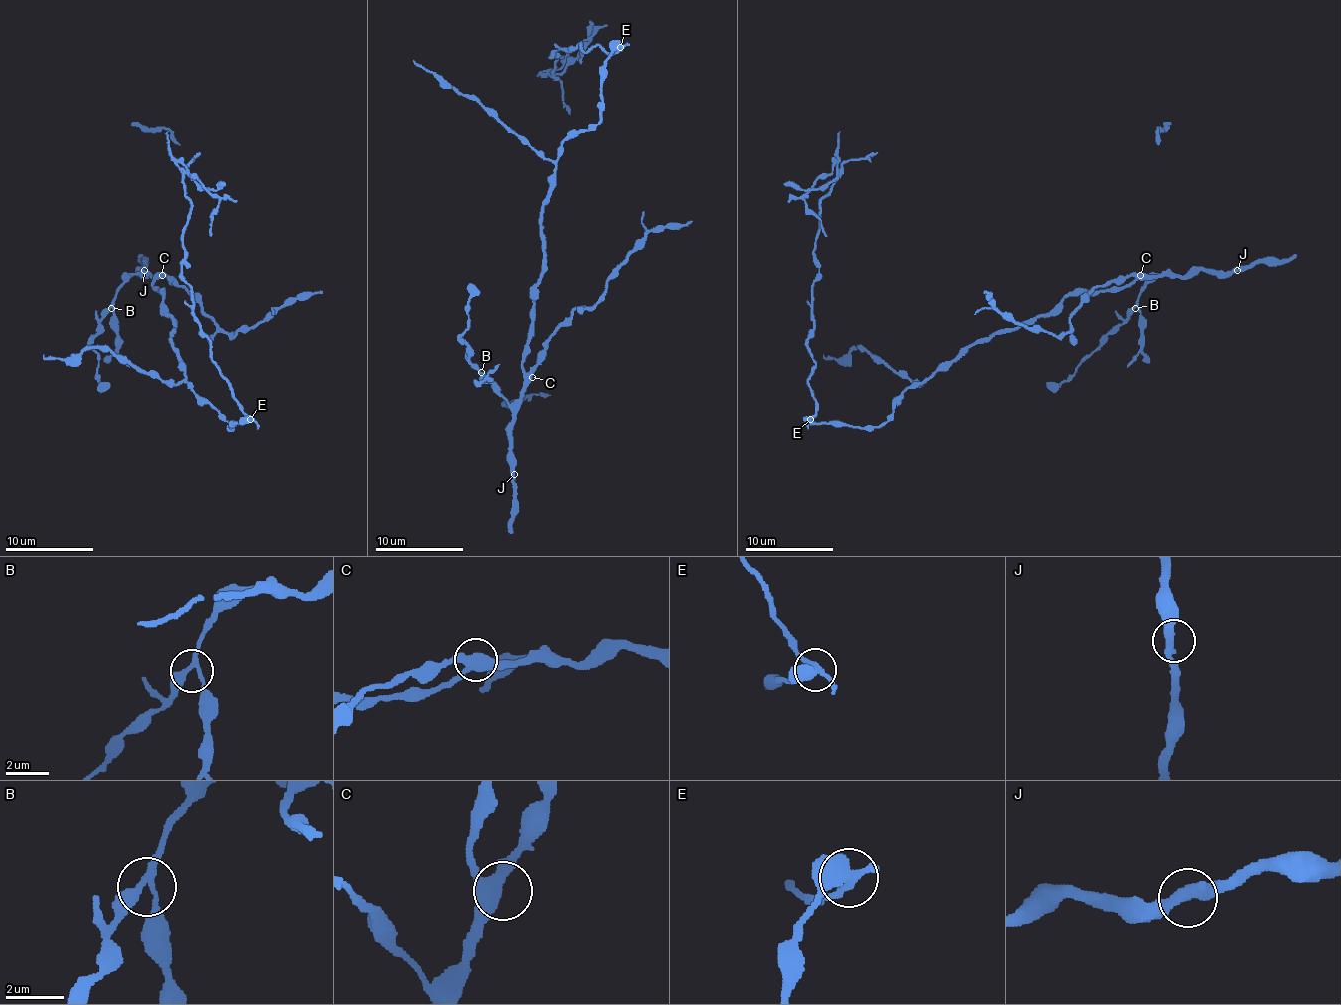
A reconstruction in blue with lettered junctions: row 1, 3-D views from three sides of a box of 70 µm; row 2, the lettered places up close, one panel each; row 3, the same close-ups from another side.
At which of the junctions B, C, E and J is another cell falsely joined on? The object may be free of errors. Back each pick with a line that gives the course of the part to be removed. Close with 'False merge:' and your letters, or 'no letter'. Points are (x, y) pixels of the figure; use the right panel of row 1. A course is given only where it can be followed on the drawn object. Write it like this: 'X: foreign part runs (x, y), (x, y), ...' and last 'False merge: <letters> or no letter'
E: foreign part runs (809, 418), (814, 244), (836, 174), (805, 200), (827, 235)
False merge: E

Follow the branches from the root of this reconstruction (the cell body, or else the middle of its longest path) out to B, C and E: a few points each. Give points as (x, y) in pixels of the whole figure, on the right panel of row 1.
B: (913, 383), (946, 370), (972, 345), (1045, 317), (1069, 295), (1166, 275), (1144, 288), (1135, 308)
C: (913, 383), (946, 370), (972, 345), (1045, 317), (1069, 295), (1118, 290), (1140, 275)
E: (913, 383), (902, 394), (893, 414), (878, 427), (814, 422), (809, 418)

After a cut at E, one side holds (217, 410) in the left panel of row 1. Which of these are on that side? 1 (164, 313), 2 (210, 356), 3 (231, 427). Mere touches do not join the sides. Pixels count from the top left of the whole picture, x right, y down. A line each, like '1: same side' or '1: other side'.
1: same side
2: other side
3: same side

